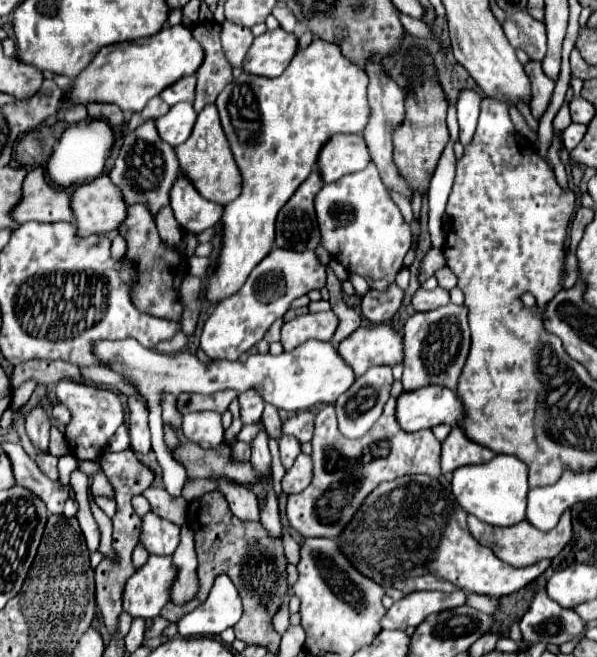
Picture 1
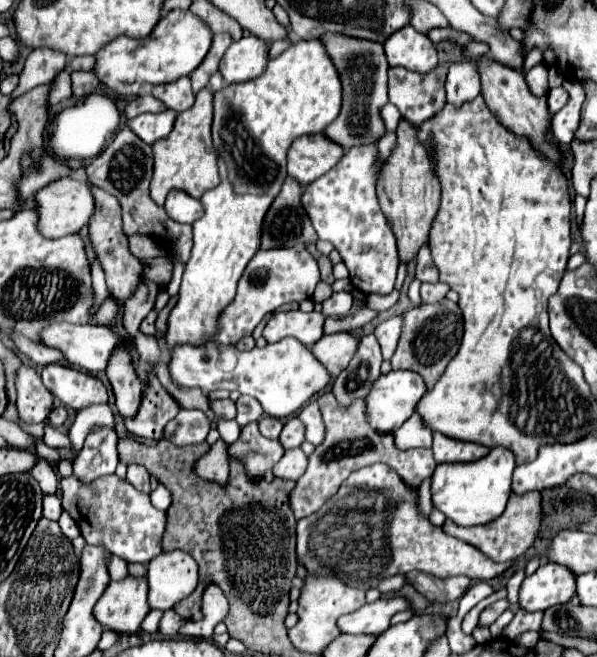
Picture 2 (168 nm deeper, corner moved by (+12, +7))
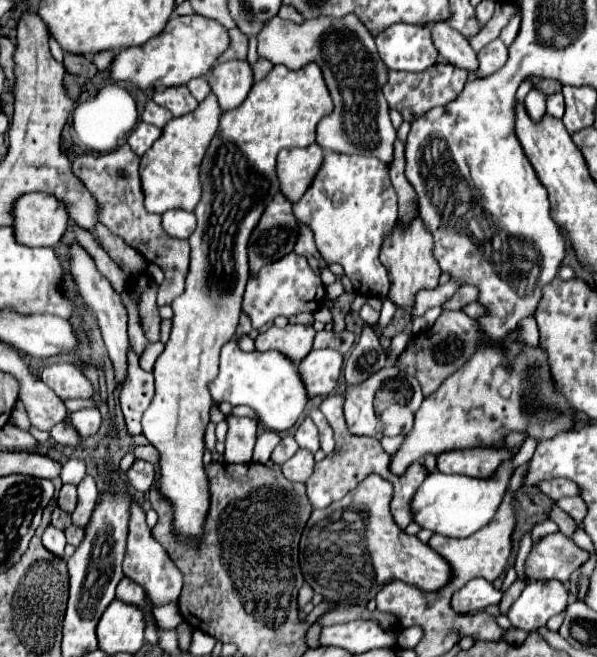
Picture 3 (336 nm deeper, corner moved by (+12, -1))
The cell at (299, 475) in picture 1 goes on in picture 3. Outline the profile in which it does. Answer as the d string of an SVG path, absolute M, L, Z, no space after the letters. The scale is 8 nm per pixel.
M298 449L294 457L290 457L282 465L282 473L292 481L306 481L314 471L314 455L308 449Z

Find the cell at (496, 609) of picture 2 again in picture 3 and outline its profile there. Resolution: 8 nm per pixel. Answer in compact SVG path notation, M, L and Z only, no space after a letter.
M516 579L516 581L504 591L504 597L502 597L502 603L500 603L500 613L502 613L502 615L506 615L506 611L512 607L512 603L520 597L522 589L526 587L526 583L528 583L528 581L524 581L524 579Z

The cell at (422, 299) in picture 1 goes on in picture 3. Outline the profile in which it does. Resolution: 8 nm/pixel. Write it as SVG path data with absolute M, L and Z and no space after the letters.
M464 285L460 287L460 291L452 297L452 303L446 303L444 309L462 309L464 305L468 303L474 303L478 301L478 289L472 287L472 285Z

